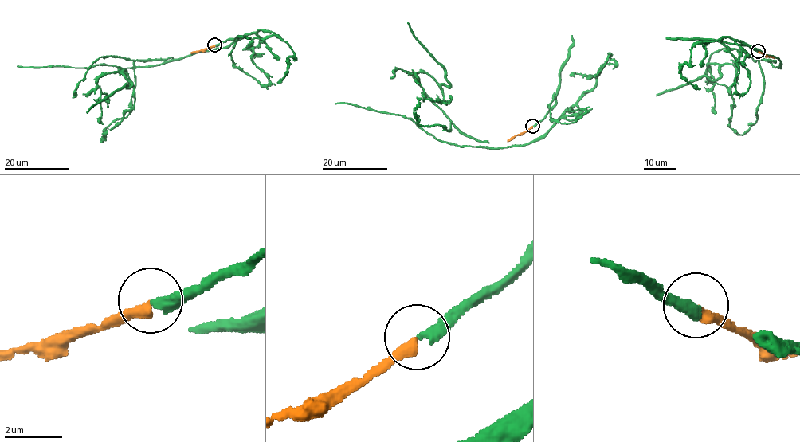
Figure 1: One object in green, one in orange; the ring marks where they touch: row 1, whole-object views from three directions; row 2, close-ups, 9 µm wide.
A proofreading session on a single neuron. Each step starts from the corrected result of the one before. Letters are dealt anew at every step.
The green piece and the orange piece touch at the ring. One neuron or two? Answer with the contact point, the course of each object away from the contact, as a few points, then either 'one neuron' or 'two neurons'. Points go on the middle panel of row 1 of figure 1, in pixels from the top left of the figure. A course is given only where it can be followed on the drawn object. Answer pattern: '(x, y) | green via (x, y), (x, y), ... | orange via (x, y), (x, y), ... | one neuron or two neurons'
(532, 126) | green via (532, 126), (557, 93), (552, 119), (586, 111), (505, 147), (421, 127), (419, 100), (449, 84), (407, 22) | orange via (532, 126), (507, 142) | one neuron

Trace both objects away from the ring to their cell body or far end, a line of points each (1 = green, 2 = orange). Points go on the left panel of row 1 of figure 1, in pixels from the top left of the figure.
1: (214, 45), (268, 82), (248, 33), (135, 61), (100, 142), (125, 70), (86, 112)
2: (214, 45), (191, 53)

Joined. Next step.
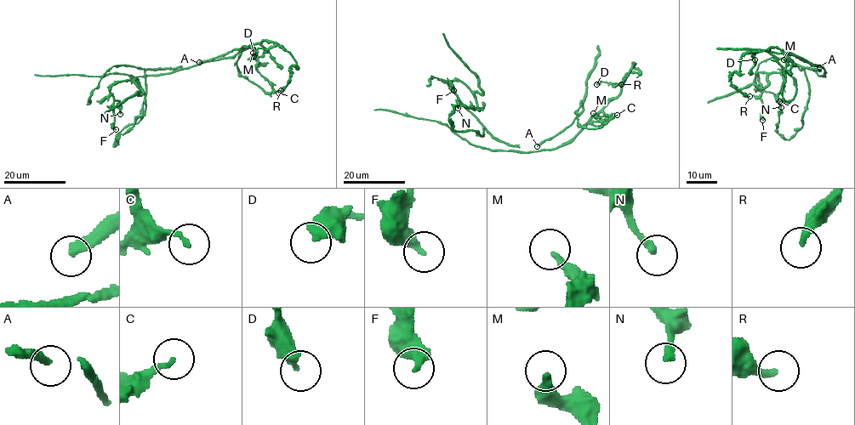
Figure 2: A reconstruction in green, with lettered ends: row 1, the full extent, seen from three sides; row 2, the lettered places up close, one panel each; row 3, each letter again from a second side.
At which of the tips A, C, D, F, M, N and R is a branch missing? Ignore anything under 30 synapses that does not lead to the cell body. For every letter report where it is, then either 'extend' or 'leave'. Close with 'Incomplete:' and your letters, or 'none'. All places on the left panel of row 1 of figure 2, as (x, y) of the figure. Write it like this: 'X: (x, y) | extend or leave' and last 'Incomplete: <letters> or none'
A: (199, 62) | leave
C: (278, 93) | leave
D: (253, 56) | leave
F: (116, 129) | leave
M: (253, 53) | leave
N: (120, 114) | leave
R: (281, 90) | leave
Incomplete: none

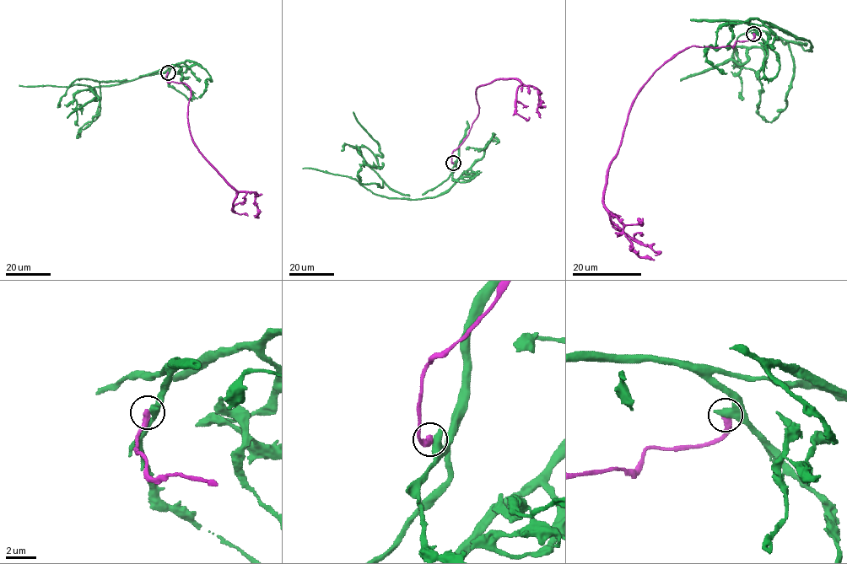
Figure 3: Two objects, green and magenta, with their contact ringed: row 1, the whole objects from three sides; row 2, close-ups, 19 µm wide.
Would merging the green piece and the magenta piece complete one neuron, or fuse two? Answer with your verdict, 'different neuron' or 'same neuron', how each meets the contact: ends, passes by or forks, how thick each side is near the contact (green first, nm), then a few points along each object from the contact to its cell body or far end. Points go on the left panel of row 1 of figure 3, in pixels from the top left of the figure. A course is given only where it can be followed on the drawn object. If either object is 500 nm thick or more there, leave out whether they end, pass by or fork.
different neuron; calibres 600 and 460 nm; course green (168, 72), (191, 99), (178, 62), (100, 82), (98, 116), (76, 137), (99, 113), (94, 88), (67, 117); course magenta (168, 72), (168, 82), (191, 89), (187, 121), (198, 151), (238, 191), (255, 194), (259, 217)

